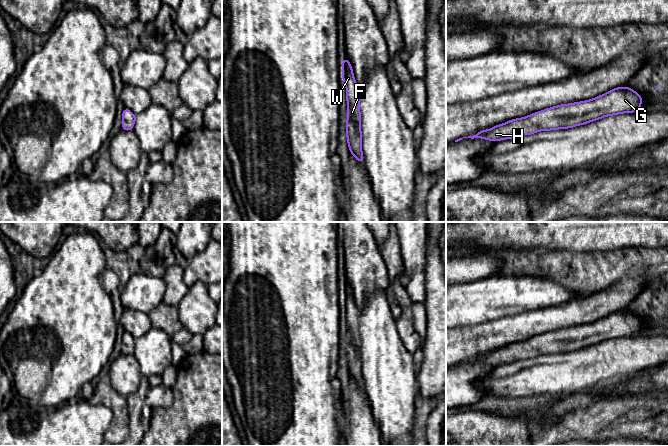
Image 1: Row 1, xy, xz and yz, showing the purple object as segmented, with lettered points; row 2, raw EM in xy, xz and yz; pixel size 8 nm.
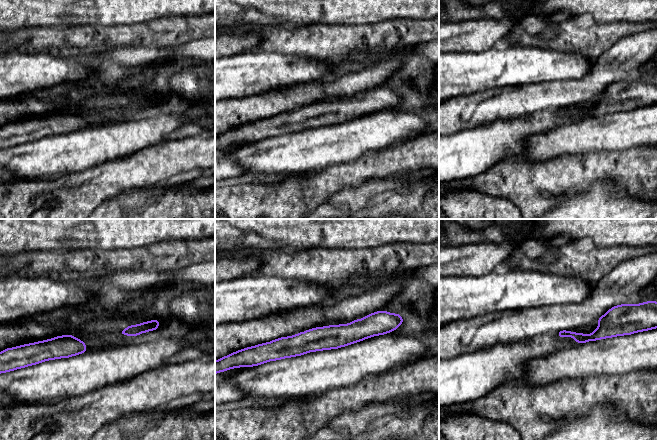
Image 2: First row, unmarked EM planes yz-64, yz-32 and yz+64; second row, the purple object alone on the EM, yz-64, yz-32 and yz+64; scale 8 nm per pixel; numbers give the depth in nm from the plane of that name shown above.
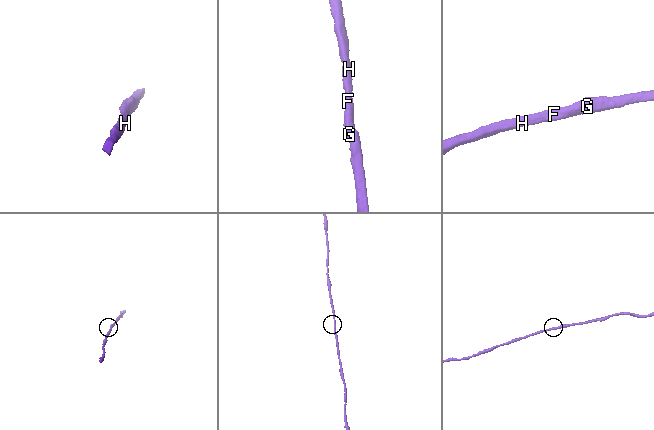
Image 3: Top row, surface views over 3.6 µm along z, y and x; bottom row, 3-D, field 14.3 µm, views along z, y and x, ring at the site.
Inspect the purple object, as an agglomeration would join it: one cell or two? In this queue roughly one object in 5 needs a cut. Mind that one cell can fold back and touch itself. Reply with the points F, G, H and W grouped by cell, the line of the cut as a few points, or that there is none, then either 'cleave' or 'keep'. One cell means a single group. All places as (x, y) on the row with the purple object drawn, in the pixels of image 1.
groups F G H W; cut none; keep

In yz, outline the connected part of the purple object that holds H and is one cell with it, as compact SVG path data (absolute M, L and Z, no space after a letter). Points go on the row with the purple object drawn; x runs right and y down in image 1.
M617 87L594 99L547 108L463 138L499 141L543 130L567 129L606 116L634 113L641 105L642 98L639 93L630 87Z

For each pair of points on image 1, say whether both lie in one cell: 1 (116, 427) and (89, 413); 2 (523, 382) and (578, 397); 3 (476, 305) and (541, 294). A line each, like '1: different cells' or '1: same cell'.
1: different cells
2: different cells
3: same cell

